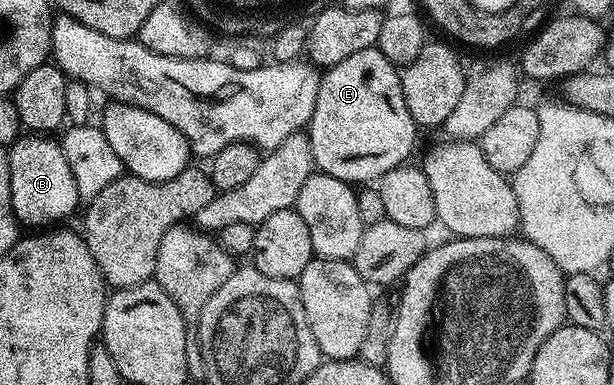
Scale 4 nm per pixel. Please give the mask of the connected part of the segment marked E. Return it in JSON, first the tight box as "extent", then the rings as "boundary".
{"extent":[306,46,418,186],"boundary":[[[373,46],[358,50],[358,54],[342,58],[342,62],[321,75],[318,102],[314,102],[314,114],[306,129],[312,147],[312,163],[319,171],[346,180],[353,186],[379,181],[380,177],[411,157],[408,155],[416,144],[416,132],[418,126],[414,118],[410,118],[410,110],[406,110],[406,98],[402,98],[402,82],[397,65],[390,63],[379,48]]]}

